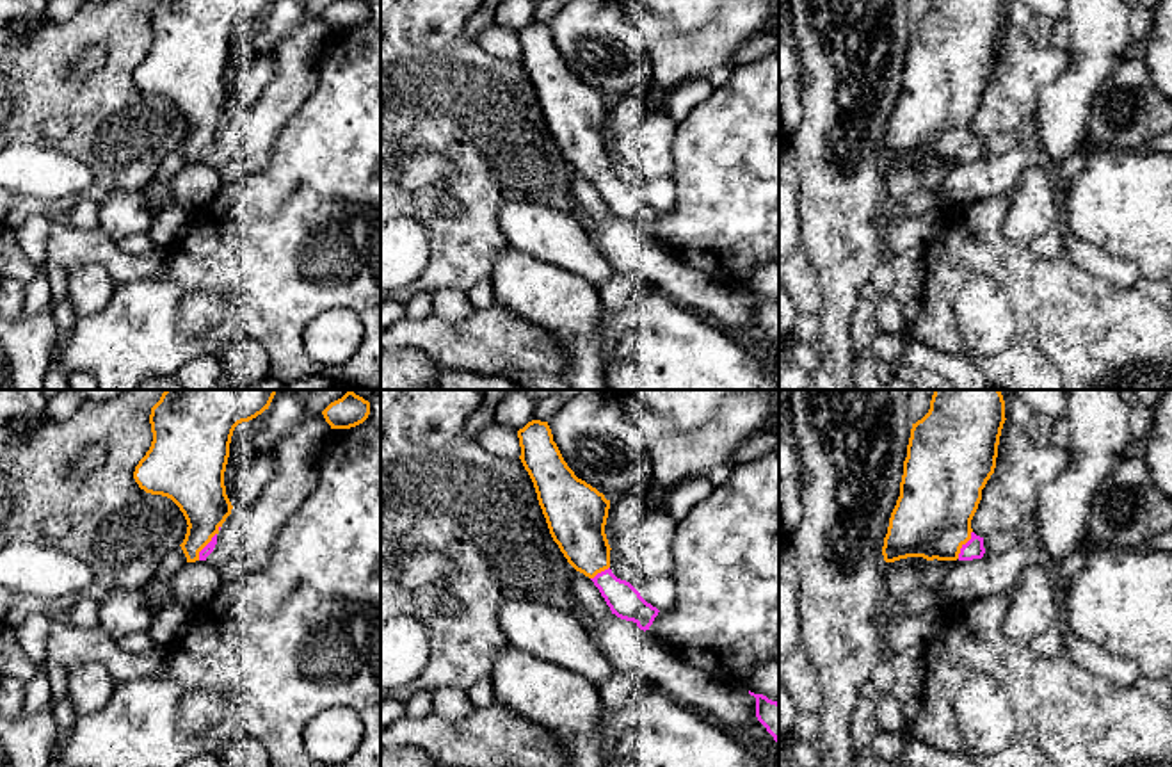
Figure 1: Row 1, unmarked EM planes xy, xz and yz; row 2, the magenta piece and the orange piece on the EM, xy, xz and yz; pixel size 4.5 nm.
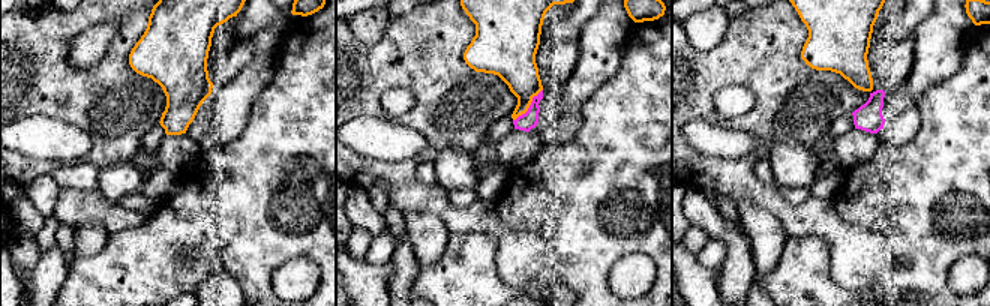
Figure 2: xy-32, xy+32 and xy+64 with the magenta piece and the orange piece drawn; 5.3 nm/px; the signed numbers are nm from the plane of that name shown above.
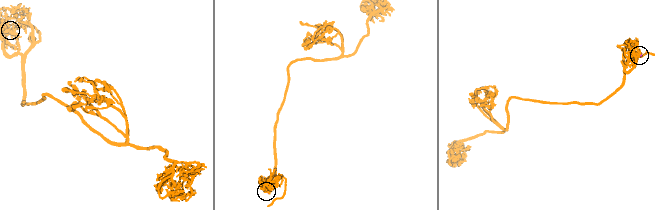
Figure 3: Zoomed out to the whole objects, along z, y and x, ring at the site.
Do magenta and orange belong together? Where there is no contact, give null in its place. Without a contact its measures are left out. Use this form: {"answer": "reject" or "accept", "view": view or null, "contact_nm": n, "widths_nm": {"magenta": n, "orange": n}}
{"answer": "accept", "view": "yz", "contact_nm": 140, "widths_nm": {"magenta": 90, "orange": 360}}

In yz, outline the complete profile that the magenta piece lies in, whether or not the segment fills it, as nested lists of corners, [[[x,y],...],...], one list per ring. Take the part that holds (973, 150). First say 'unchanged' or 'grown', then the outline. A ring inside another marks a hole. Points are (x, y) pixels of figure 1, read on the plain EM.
grown; [[[1003,0],[930,2],[928,14],[911,30],[900,98],[882,148],[886,164],[907,158],[927,162],[983,158],[983,139],[973,133],[971,121],[982,101],[982,91],[994,75],[1005,21]]]

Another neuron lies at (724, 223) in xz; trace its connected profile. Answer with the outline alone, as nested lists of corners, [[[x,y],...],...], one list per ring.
[[[779,55],[736,66],[731,80],[676,125],[676,203],[646,231],[713,283],[740,283],[779,260]]]

